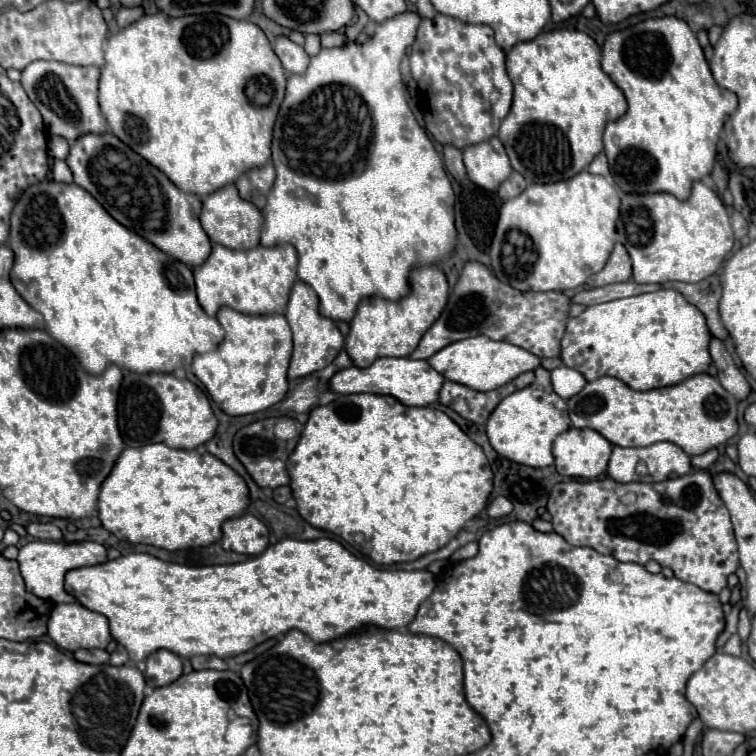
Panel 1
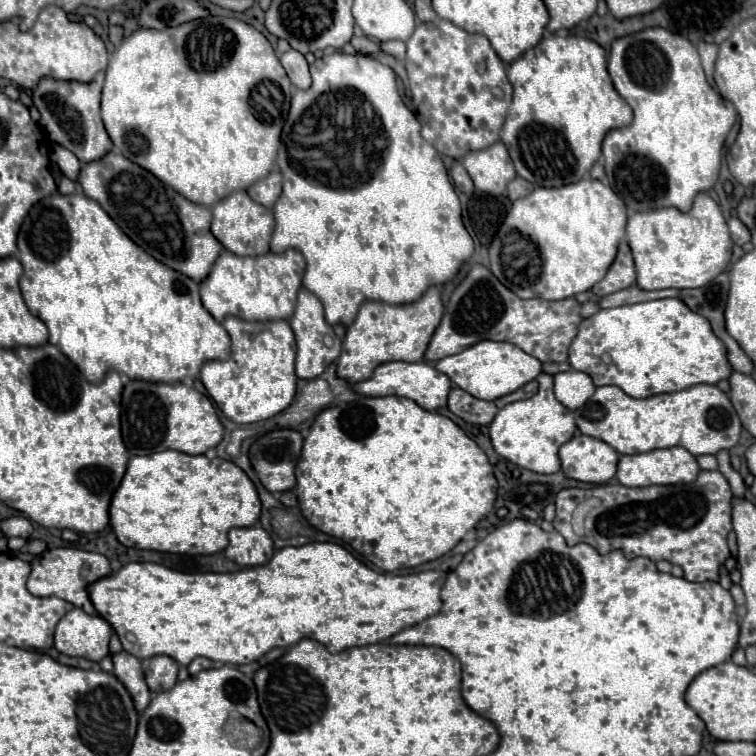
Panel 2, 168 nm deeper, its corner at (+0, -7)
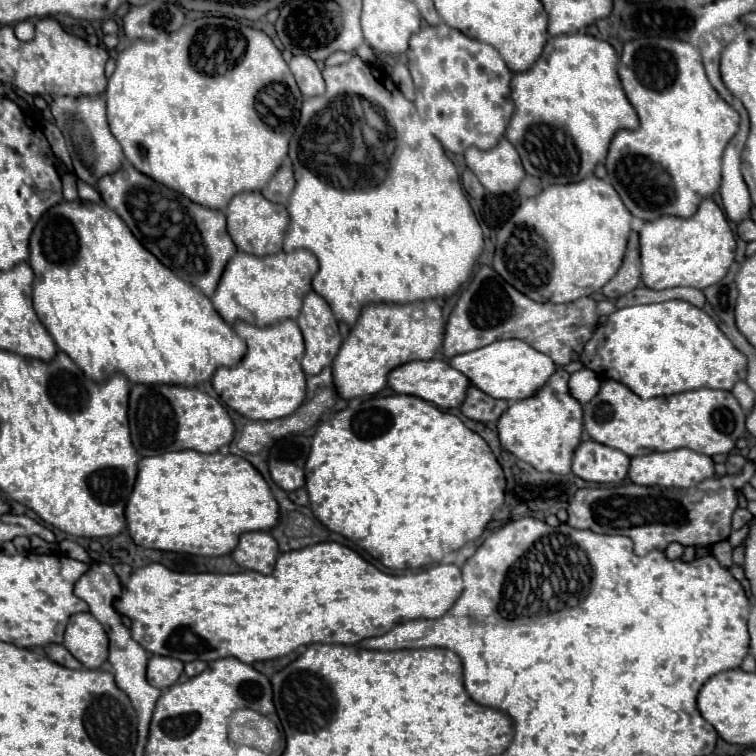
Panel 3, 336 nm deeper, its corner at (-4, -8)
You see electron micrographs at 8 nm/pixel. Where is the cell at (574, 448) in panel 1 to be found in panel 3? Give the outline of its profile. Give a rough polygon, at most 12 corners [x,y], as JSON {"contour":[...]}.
{"contour":[[594,440],[574,450],[572,472],[586,482],[618,484],[630,458]]}

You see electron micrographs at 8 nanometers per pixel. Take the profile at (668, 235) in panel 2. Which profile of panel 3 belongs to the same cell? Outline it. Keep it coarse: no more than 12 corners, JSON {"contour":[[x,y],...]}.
{"contour":[[706,198],[692,218],[640,230],[642,282],[708,288],[734,262],[734,234]]}

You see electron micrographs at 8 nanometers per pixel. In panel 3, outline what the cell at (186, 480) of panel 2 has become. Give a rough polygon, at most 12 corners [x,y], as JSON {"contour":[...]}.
{"contour":[[240,456],[142,458],[126,528],[142,548],[230,554],[278,502]]}

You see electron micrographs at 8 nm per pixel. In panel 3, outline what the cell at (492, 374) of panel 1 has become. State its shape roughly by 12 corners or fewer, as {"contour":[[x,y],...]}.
{"contour":[[522,340],[458,354],[450,366],[502,400],[532,396],[556,370]]}

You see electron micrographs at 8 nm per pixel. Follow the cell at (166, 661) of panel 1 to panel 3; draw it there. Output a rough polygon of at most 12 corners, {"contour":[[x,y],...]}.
{"contour":[[168,656],[148,660],[148,682],[170,688],[184,662]]}

